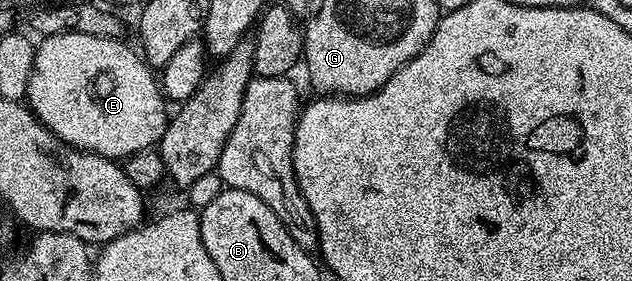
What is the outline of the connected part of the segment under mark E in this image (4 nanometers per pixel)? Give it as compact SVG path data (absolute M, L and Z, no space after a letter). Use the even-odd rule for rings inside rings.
M75 32L45 37L36 46L26 105L36 115L36 119L65 146L113 160L127 160L151 151L164 135L170 114L164 111L166 99L157 75L156 78L152 75L155 74L153 67L149 66L137 51L136 54L120 38L82 36Z

